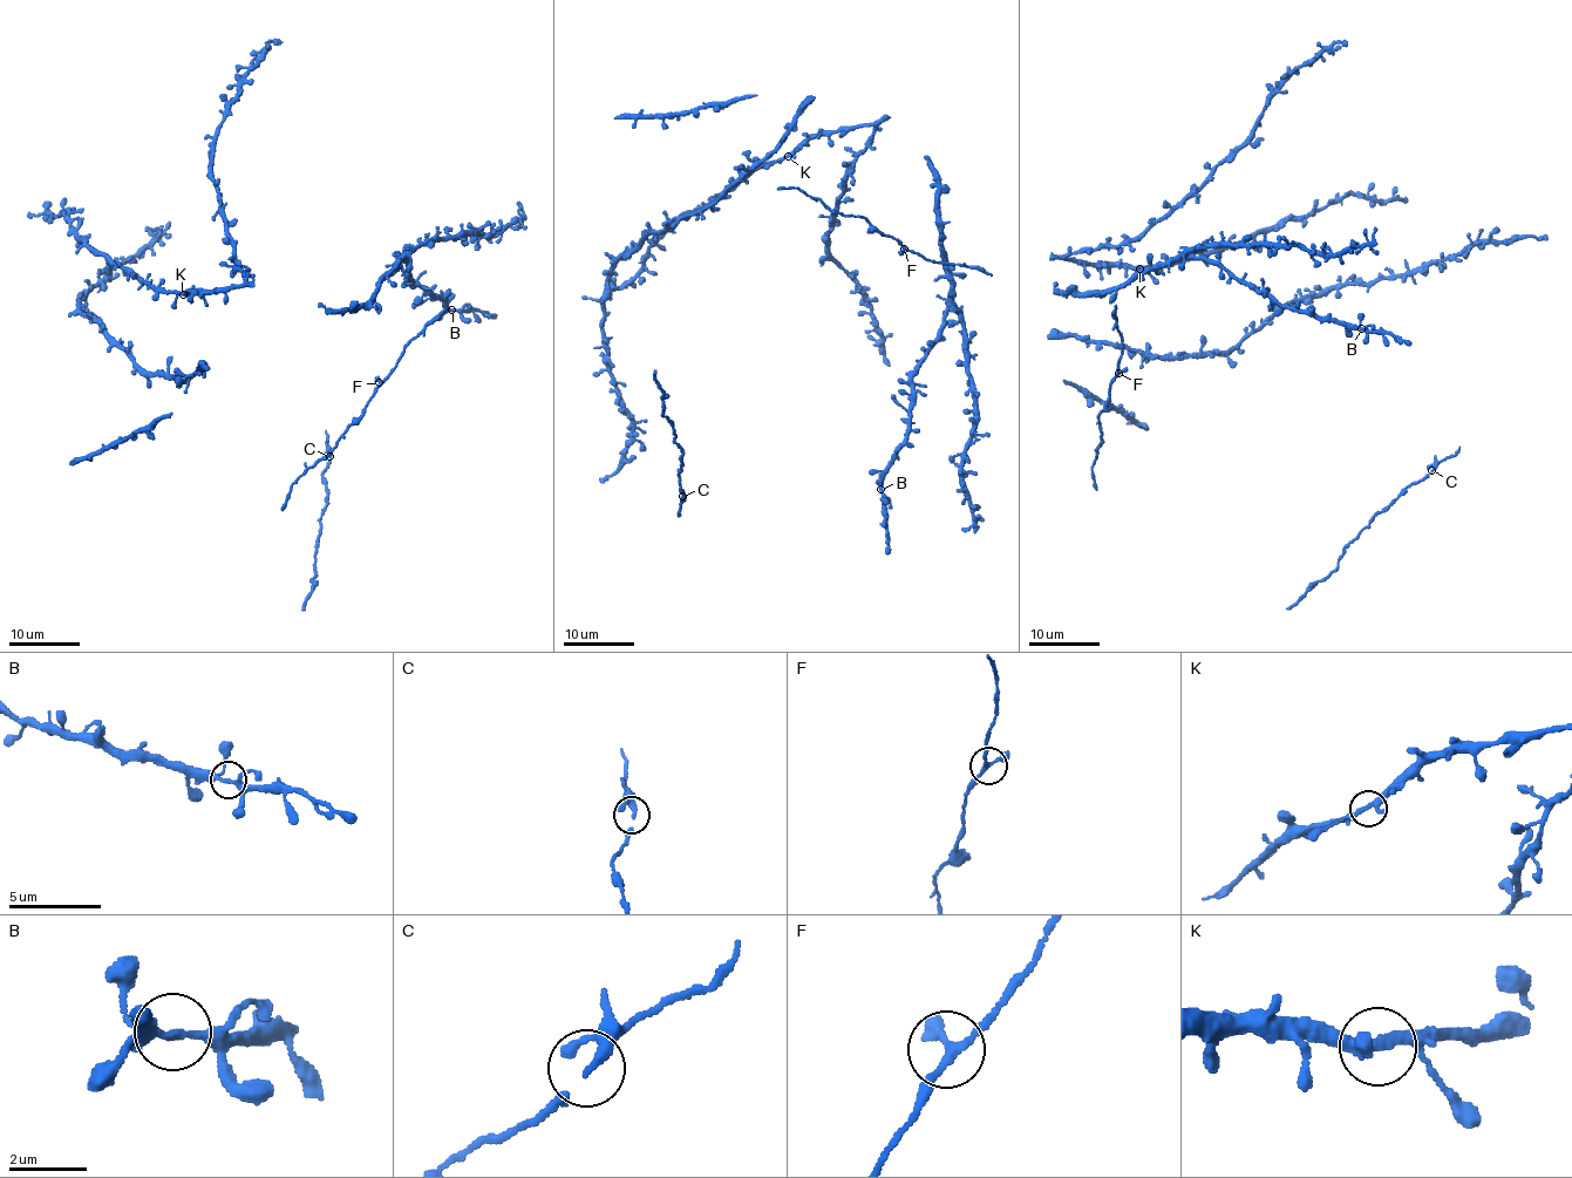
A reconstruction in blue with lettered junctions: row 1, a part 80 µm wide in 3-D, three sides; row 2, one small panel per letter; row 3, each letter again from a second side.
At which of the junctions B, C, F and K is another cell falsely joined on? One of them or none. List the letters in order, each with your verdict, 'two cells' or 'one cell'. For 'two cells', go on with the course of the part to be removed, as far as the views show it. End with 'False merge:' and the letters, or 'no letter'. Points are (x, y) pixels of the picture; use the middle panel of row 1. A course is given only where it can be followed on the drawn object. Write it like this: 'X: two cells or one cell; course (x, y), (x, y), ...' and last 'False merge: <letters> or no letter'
B: one cell
C: one cell
F: one cell
K: one cell
False merge: no letter

